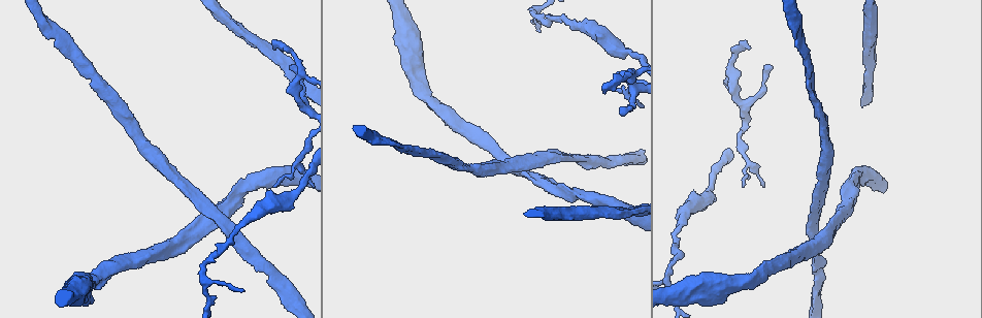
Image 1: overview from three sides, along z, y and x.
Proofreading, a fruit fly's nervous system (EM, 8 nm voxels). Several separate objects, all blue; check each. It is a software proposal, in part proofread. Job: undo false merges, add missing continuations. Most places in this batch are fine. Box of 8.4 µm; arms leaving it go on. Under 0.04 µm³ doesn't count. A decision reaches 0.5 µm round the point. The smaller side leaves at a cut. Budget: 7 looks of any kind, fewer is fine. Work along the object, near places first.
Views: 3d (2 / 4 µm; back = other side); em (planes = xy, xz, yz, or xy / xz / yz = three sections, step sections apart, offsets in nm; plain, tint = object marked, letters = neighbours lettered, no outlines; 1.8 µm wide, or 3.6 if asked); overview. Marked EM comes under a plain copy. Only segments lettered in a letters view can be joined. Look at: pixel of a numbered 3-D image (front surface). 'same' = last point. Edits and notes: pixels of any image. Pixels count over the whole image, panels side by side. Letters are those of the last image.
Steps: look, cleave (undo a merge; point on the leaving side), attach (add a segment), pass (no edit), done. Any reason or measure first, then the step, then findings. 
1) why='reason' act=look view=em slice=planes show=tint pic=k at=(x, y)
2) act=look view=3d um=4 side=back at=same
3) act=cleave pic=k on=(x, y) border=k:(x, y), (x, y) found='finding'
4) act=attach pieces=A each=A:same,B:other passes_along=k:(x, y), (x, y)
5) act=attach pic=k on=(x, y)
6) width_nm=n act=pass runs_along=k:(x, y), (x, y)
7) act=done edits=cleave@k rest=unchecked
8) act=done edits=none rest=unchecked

why='thin end' act=look view=3d um=4 pic=1 at=(274, 186)

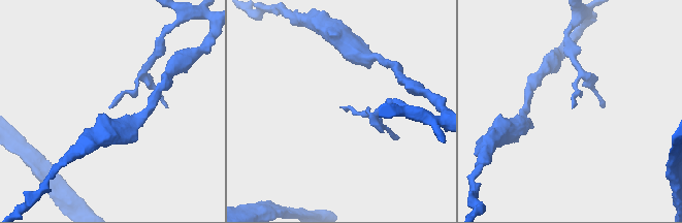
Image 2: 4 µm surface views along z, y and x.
act=look view=em slice=planes show=letters pic=2 at=(110, 106)

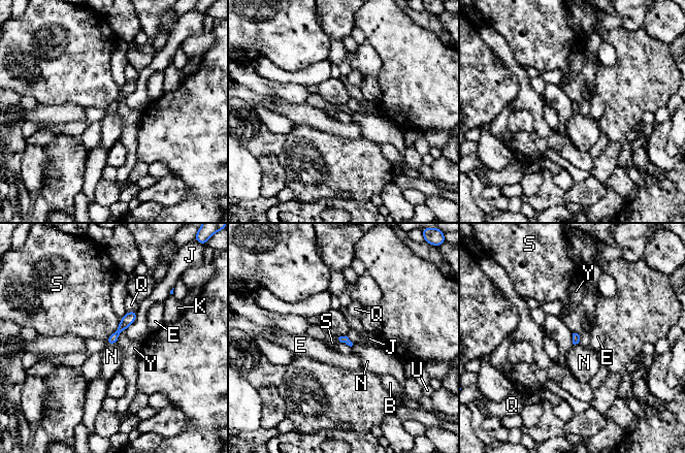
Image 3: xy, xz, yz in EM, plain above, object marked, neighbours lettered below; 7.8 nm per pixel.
act=pass each=B:other,E:other,J:other,K:other,N:other,Q:other,S:other,U:other,Y:other border=3:(124, 329), (120, 332), (116, 343) found='none of them fits'

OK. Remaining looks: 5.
why='thin end' act=look view=em um=3.6 slice=planes show=letters pic=1 at=(271, 43)

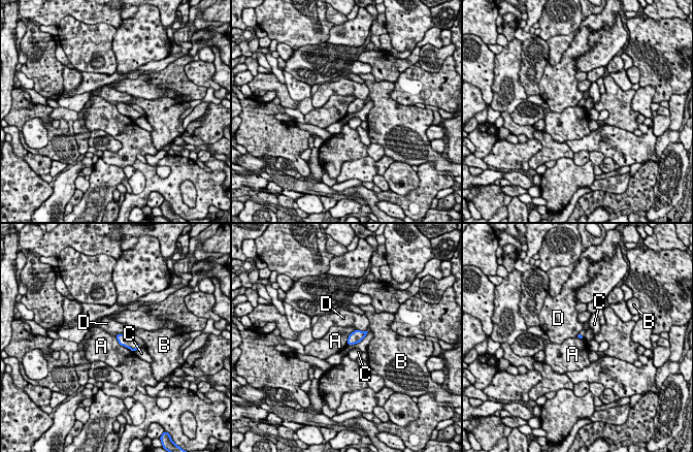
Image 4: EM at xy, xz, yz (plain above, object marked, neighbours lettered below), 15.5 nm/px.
act=pass each=A:other,B:other,C:other,D:other border=4:(114, 336), (121, 345), (133, 352) found='no lettered segment goes on from it'

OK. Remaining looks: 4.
why='sudden change in width' act=look view=em slice=xz step=4 show=tint pic=1 at=(793, 21)

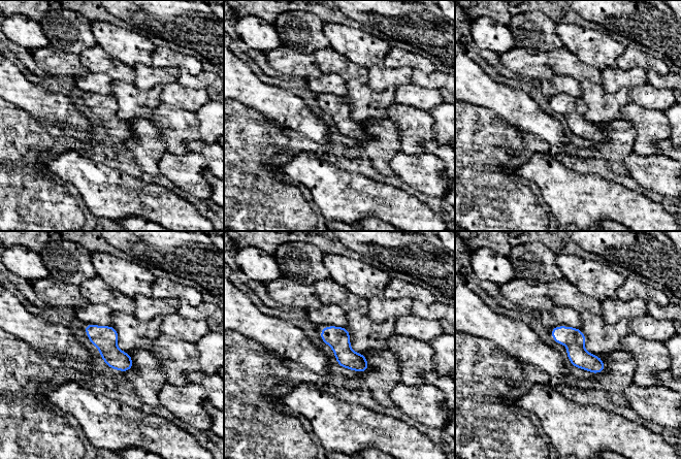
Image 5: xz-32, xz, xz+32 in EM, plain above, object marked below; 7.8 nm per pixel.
why='another direction' act=look view=em slice=planes show=tint at=same

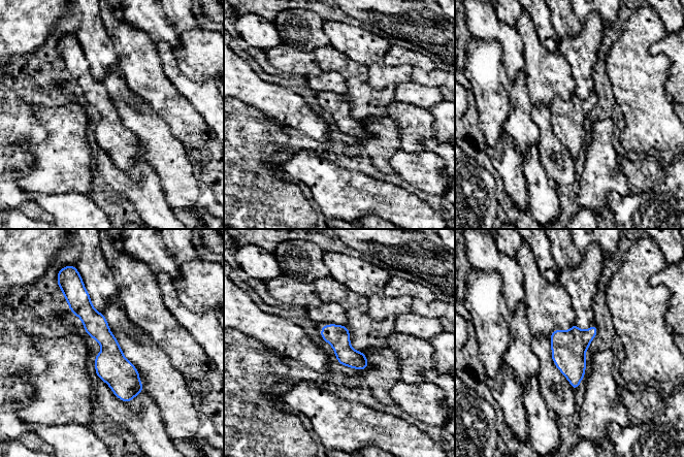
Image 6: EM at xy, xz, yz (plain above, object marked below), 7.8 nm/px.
act=look view=em slice=planes show=letters at=same

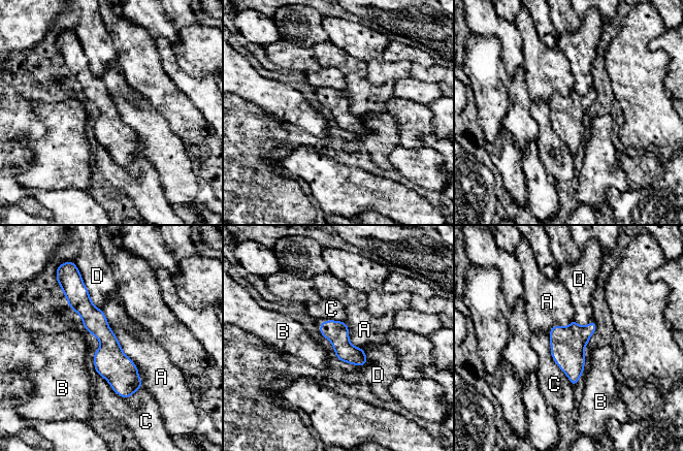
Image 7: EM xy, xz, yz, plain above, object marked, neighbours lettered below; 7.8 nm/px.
width_nm=170 act=pass each=A:other,B:other,C:other,D:other runs_along=7:(75, 288), (132, 391) found='continuous, no second neuron'

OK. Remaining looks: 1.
act=done edits=none rest=unchecked

